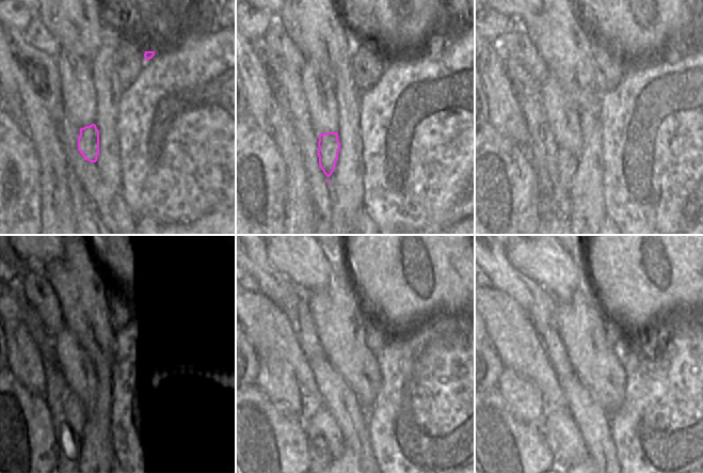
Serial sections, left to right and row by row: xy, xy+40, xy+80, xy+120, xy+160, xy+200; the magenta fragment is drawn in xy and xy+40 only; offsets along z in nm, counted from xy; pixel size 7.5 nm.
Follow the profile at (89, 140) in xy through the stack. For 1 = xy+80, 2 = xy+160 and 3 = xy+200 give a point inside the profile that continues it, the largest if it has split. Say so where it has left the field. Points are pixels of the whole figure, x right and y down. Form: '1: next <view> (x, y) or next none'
1: next xy+80 (561, 167)
2: next xy+160 (325, 444)
3: next xy+200 (562, 437)

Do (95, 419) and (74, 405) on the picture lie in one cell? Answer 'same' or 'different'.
different

